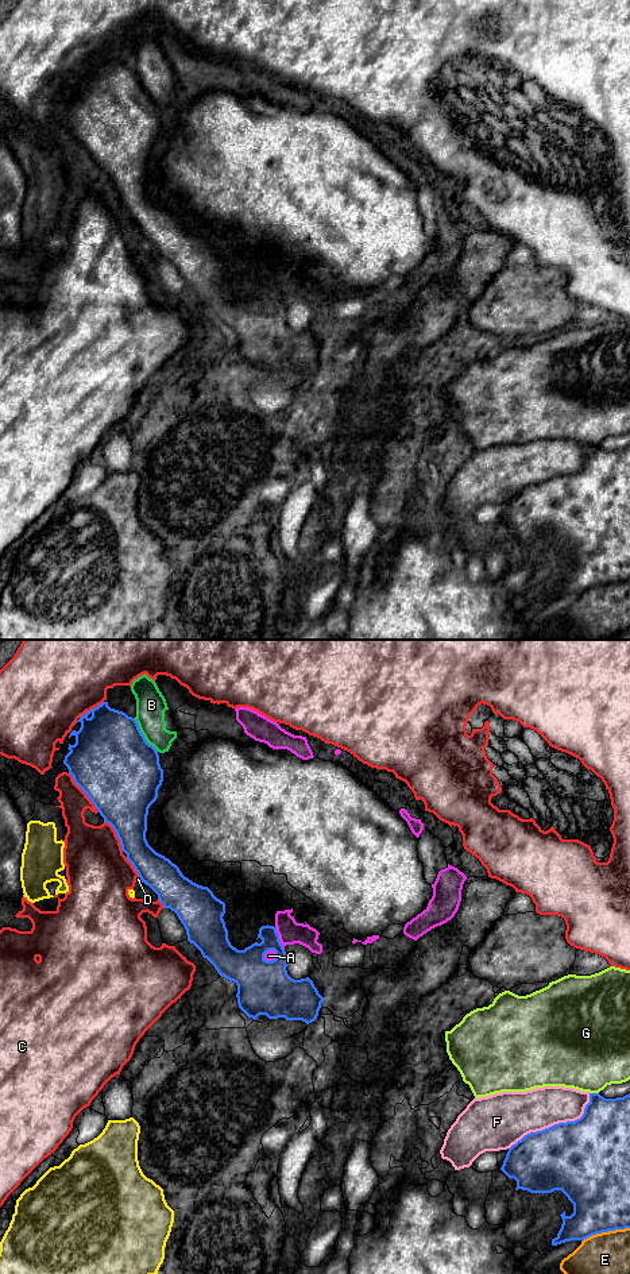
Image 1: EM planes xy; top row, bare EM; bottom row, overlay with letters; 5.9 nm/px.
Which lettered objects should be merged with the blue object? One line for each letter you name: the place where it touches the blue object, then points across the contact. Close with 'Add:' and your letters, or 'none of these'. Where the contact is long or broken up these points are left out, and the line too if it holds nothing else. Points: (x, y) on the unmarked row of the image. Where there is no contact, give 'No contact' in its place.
Add: none of these

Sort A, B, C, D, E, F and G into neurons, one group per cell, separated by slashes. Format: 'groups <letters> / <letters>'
groups A / B / C / D / E / F / G

